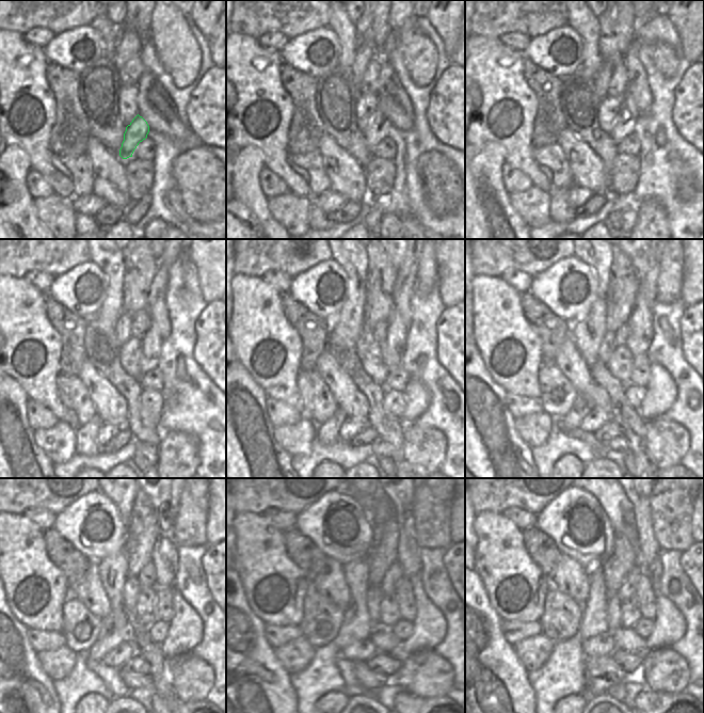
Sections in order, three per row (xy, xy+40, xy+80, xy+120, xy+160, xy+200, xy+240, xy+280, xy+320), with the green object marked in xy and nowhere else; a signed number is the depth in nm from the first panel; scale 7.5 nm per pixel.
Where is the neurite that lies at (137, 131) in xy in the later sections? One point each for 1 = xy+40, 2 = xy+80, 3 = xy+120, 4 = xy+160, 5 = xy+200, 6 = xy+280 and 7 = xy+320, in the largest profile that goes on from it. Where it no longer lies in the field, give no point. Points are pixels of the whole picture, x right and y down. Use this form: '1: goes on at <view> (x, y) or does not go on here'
1: goes on at xy+40 (380, 126)
2: goes on at xy+80 (626, 119)
3: goes on at xy+120 (153, 343)
4: goes on at xy+160 (393, 347)
5: goes on at xy+200 (644, 260)
6: goes on at xy+280 (401, 500)
7: goes on at xy+320 (646, 549)

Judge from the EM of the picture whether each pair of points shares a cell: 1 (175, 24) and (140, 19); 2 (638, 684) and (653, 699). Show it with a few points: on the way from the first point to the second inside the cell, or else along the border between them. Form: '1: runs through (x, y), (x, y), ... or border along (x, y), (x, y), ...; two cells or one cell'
1: border along (153, 11), (148, 38); two cells
2: border along (645, 690), (641, 691), (633, 701); two cells

